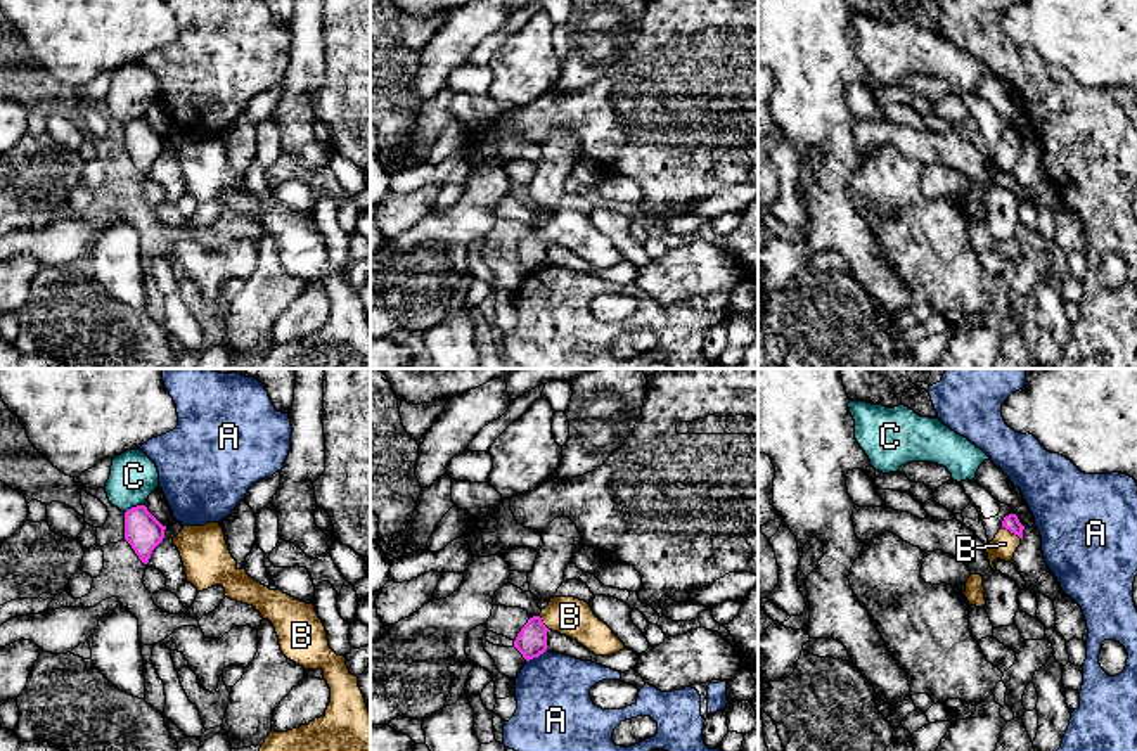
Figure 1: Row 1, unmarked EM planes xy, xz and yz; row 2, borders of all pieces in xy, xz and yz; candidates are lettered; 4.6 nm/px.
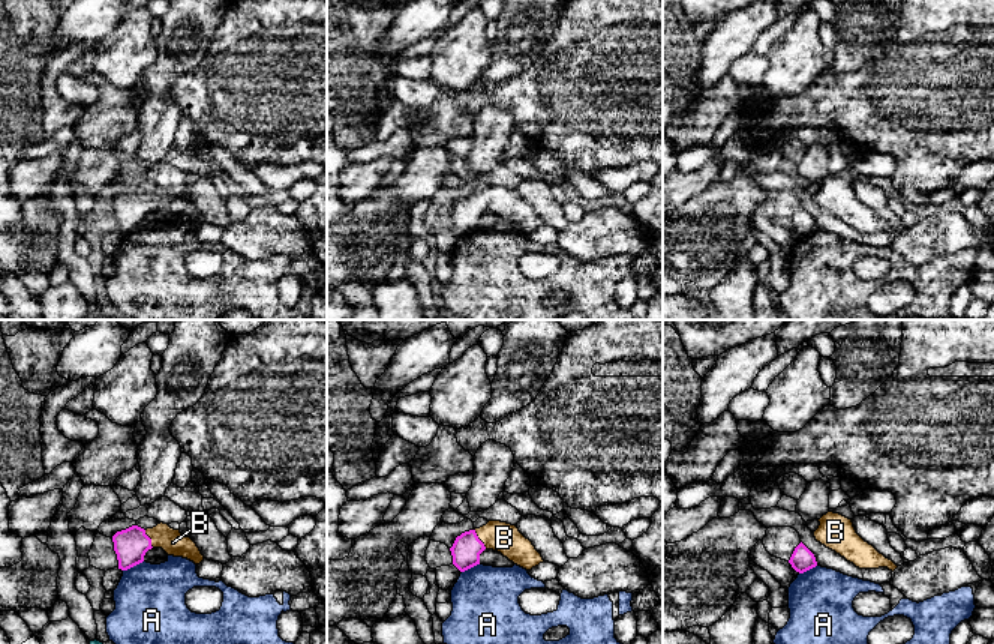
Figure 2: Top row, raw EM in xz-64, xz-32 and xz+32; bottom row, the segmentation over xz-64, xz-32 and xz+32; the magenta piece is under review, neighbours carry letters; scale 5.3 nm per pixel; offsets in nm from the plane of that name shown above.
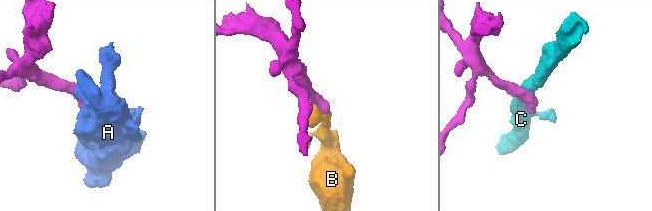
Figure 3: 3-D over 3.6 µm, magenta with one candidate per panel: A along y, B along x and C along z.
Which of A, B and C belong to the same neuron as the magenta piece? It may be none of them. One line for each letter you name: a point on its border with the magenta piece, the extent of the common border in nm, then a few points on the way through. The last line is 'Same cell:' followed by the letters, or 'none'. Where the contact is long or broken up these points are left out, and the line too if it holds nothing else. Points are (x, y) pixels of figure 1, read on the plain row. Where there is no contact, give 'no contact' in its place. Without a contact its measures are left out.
B: yz (1011, 144) | 110 nm | across yz (1011, 134), (1011, 144), (1004, 156)
Same cell: B

